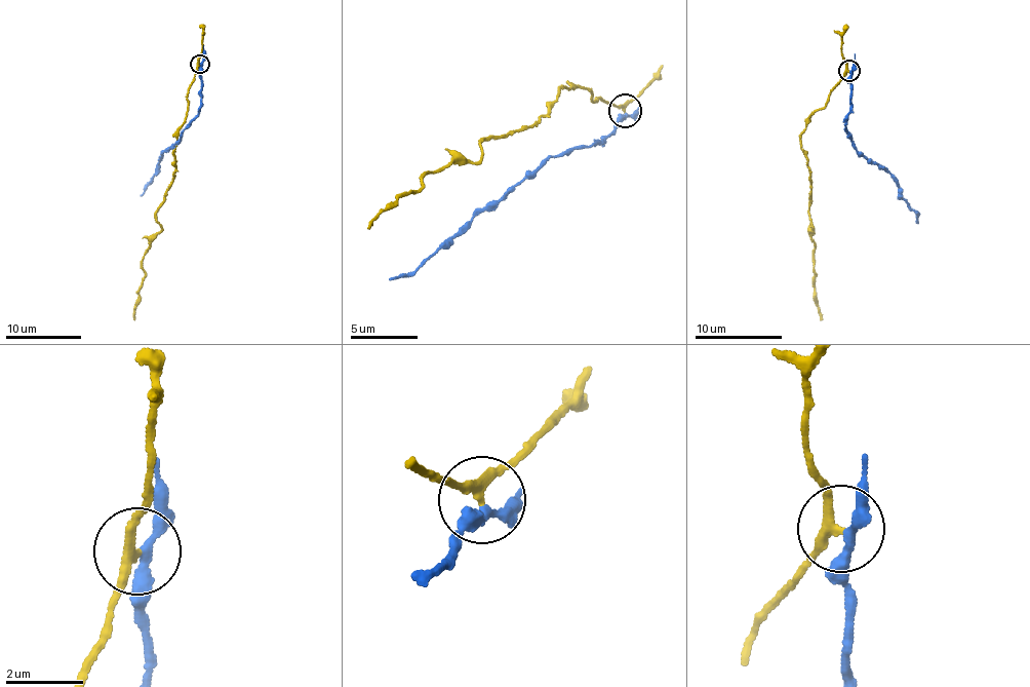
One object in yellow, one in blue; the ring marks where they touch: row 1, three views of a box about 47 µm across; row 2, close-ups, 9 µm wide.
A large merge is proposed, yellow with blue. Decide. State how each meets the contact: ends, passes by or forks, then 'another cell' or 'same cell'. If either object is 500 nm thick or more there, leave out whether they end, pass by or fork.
yellow passes by; blue passes by; another cell

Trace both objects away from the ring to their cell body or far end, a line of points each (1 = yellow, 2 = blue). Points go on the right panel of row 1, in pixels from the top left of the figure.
1: (849, 70), (830, 92), (827, 105), (813, 112), (800, 135), (810, 177), (814, 276), (822, 320)
2: (849, 70), (852, 112), (845, 127), (856, 153), (894, 177), (897, 196), (914, 212), (916, 222)

